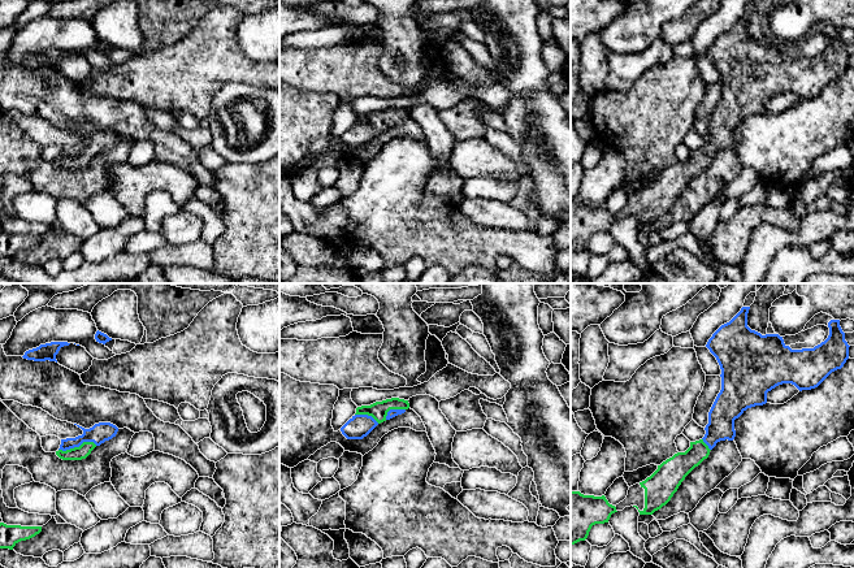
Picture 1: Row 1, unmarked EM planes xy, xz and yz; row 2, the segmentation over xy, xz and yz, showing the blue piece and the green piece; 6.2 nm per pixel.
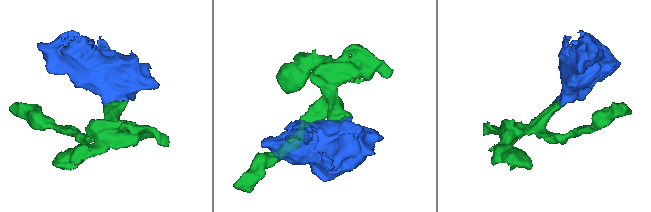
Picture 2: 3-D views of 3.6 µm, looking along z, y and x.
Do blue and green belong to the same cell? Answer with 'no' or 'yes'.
yes

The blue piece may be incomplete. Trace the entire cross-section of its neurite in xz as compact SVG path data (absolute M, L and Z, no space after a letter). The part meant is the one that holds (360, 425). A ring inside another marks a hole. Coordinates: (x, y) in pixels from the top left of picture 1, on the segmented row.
M399 398L357 407L356 413L341 428L341 432L347 439L363 439L378 424L404 413L408 408L408 400Z

